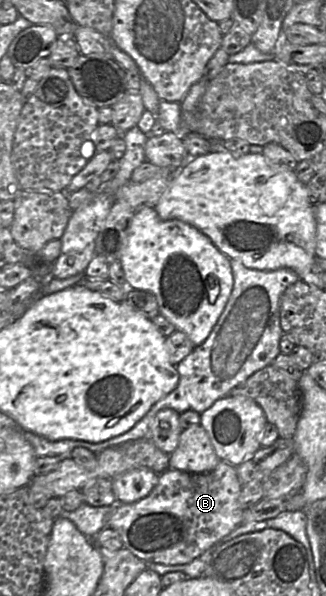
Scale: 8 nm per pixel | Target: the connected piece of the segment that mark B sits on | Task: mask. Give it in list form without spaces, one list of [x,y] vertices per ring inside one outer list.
[[[220,461],[214,470],[202,474],[168,469],[159,474],[157,485],[144,499],[131,504],[116,503],[116,509],[109,518],[108,526],[122,536],[123,548],[130,550],[147,563],[188,564],[242,524],[244,510],[239,503],[242,488],[236,467],[225,461]]]

